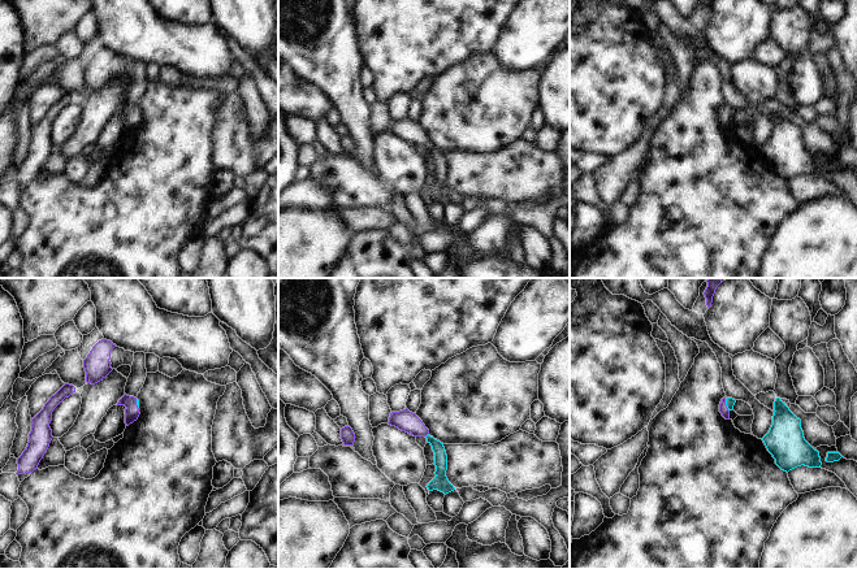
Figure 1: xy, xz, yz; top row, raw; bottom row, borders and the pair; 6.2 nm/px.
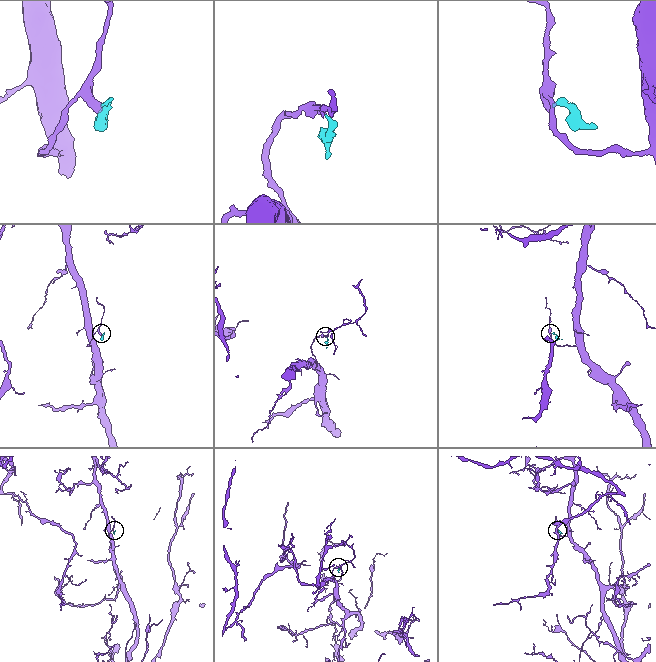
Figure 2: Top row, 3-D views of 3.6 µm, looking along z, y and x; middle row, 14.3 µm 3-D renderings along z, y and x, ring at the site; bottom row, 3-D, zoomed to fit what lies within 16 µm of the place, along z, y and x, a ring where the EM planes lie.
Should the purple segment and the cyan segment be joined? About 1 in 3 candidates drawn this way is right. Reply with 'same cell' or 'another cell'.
same cell

